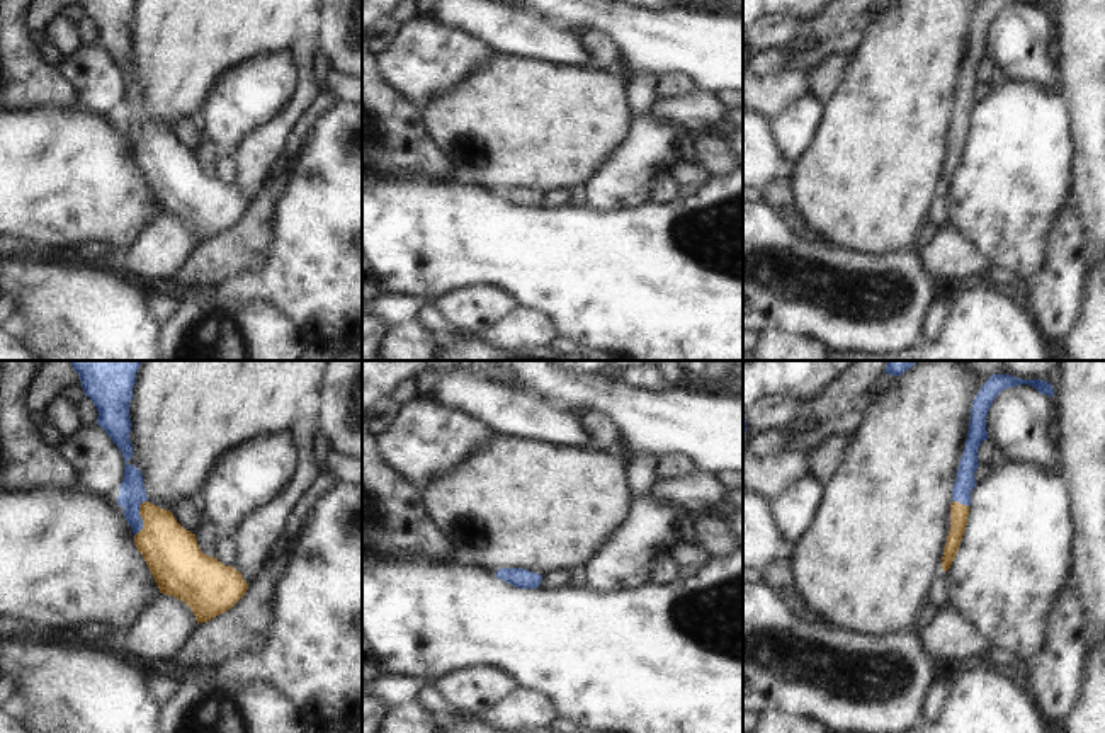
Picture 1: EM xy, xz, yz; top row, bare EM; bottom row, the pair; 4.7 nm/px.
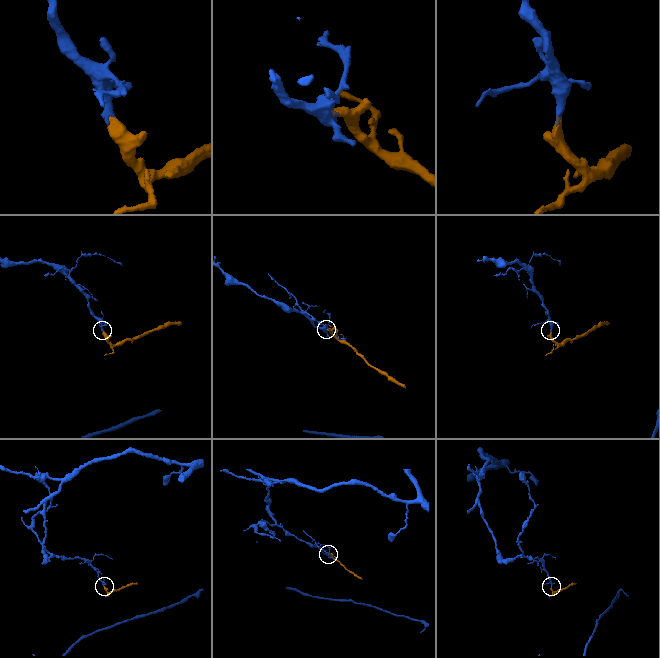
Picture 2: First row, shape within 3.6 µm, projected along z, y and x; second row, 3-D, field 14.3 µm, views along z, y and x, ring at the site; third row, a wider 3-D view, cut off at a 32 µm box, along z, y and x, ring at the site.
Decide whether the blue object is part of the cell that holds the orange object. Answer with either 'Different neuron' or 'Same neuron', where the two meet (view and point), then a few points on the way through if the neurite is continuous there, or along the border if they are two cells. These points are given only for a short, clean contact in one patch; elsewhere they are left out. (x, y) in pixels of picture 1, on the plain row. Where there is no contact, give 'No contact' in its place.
Same neuron. Touches orange at xy (141, 136). Path across: xy (172, 172), (141, 136), (133, 113).

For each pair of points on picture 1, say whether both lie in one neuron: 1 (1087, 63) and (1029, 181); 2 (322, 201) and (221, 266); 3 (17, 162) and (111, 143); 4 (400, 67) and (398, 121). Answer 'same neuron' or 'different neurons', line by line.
1: different neurons
2: different neurons
3: same neuron
4: different neurons

